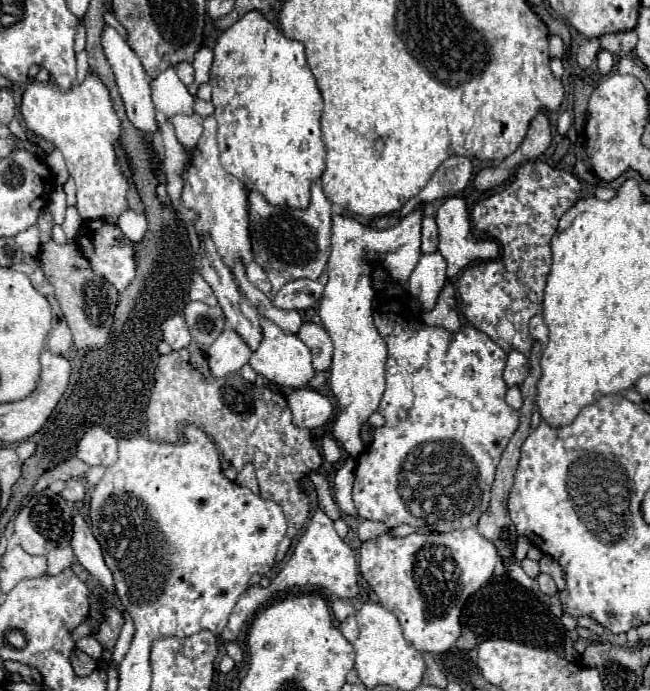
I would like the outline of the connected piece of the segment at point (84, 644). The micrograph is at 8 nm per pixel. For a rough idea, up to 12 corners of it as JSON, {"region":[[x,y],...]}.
{"region":[[94,637],[76,641],[76,647],[98,661],[102,645]]}

